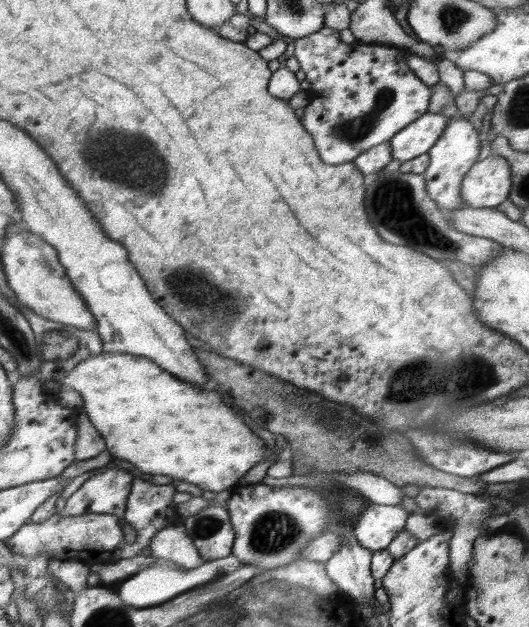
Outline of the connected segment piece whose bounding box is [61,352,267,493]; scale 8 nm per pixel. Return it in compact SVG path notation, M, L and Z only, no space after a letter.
M100 352L82 360L62 378L61 383L61 390L72 389L82 396L81 410L88 414L90 422L94 422L96 430L104 436L108 452L116 458L132 462L140 472L164 474L218 493L237 484L250 468L260 463L266 452L264 439L246 425L240 412L222 402L216 390L210 390L212 385L196 388L182 382L162 370L152 359L133 354Z

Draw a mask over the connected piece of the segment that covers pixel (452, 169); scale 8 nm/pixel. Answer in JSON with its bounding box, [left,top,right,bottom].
[422,115,481,212]

